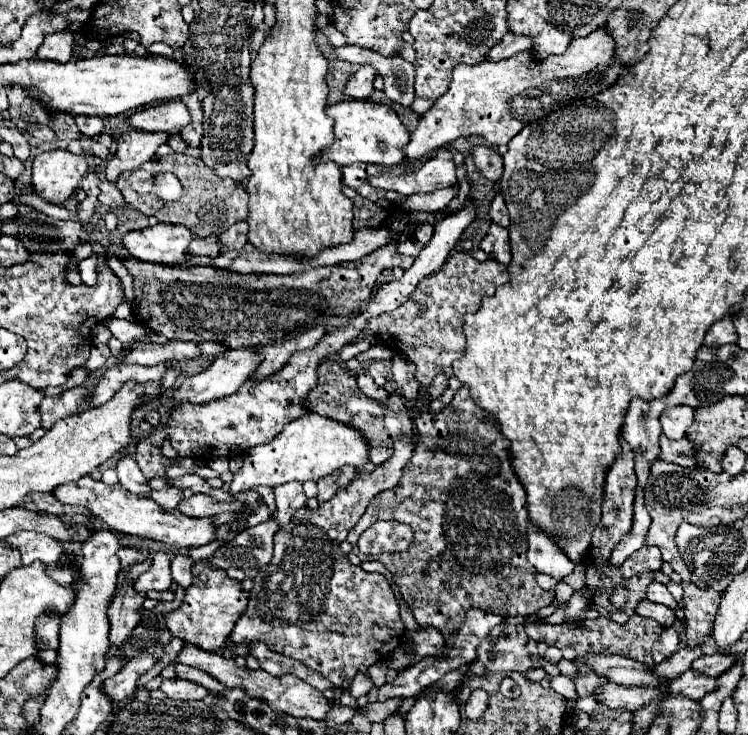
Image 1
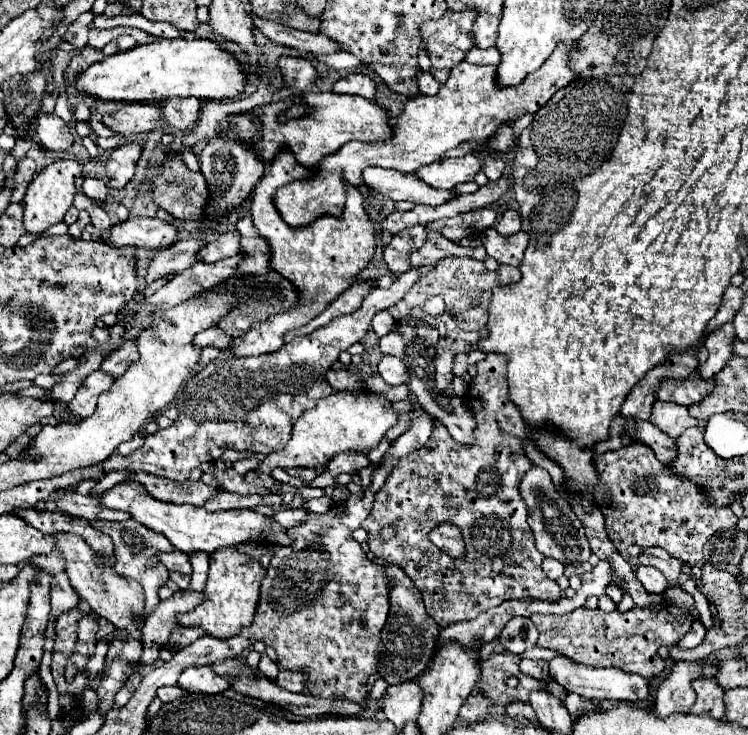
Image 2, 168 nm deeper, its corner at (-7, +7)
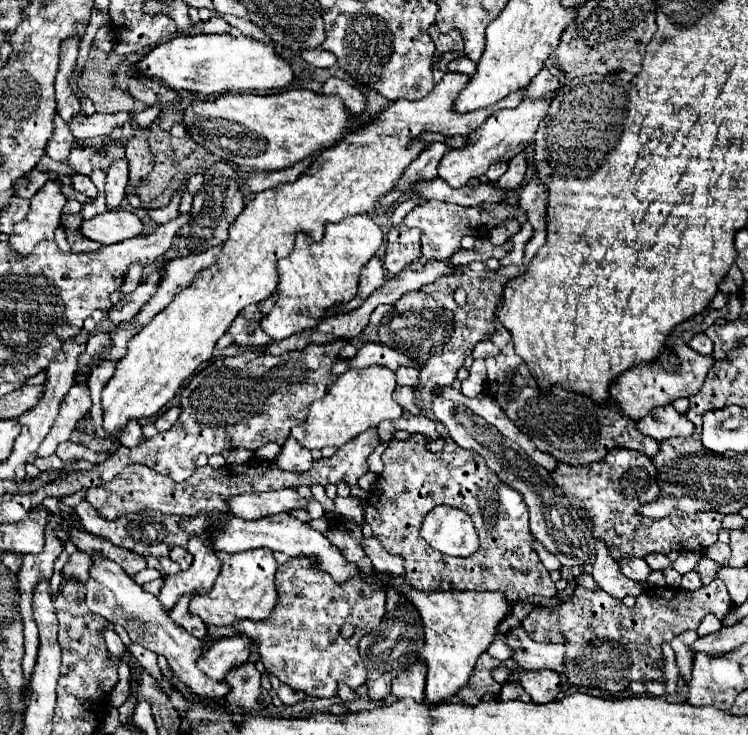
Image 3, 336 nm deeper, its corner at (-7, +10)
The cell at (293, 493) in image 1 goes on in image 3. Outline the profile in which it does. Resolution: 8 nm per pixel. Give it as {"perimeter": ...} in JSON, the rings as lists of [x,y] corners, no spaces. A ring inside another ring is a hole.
{"perimeter":[[[286,440],[282,446],[276,464],[282,470],[296,470],[296,472],[306,472],[312,468],[312,454],[306,448],[300,448],[296,440]]]}

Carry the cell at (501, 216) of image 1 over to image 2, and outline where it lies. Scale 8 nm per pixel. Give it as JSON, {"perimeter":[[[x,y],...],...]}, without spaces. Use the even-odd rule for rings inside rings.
{"perimeter":[[[506,211],[502,217],[500,217],[500,221],[496,223],[496,231],[500,233],[500,235],[504,235],[504,237],[508,237],[508,235],[514,235],[514,233],[518,233],[520,231],[520,215],[516,213],[516,211]]]}

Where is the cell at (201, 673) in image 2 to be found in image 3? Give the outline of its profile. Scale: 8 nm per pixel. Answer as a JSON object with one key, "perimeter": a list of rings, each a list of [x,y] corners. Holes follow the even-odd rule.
{"perimeter":[[[238,634],[234,638],[220,638],[212,648],[208,648],[196,662],[196,666],[212,680],[224,682],[226,674],[248,662],[250,656],[250,638]]]}

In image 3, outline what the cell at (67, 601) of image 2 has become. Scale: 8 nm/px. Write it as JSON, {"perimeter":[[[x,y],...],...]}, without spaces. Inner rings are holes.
{"perimeter":[[[74,552],[62,568],[64,580],[80,580],[80,576],[88,574],[88,556],[84,552]]]}

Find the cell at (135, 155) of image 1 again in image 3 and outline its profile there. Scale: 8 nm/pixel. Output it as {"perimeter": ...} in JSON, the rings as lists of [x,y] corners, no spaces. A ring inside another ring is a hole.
{"perimeter":[[[118,158],[108,168],[106,176],[106,204],[108,210],[118,208],[128,186],[128,158]]]}

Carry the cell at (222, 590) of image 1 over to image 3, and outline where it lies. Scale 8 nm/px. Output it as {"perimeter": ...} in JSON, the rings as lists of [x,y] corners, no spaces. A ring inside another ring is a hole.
{"perimeter":[[[260,548],[256,552],[236,552],[236,554],[216,552],[216,556],[222,560],[220,576],[212,592],[204,596],[194,596],[190,600],[190,614],[214,626],[230,626],[244,618],[254,622],[264,620],[276,606],[276,598],[278,598],[274,588],[274,574],[278,570],[278,564],[272,552]]]}

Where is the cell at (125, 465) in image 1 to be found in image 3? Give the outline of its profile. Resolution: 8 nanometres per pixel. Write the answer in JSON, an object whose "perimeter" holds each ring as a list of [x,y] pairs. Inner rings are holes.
{"perimeter":[[[128,422],[128,428],[124,430],[124,436],[120,436],[120,444],[122,446],[128,446],[128,448],[134,448],[138,446],[140,442],[144,440],[142,436],[142,428],[140,428],[140,422]]]}

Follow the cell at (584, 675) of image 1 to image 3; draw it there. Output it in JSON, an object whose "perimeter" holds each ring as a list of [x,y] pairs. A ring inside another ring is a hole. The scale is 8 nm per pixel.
{"perimeter":[[[714,578],[708,586],[694,592],[682,588],[648,588],[636,598],[634,608],[628,608],[622,600],[610,598],[606,592],[592,592],[578,588],[570,602],[560,608],[534,608],[522,626],[534,642],[552,644],[562,642],[568,650],[568,682],[578,686],[602,688],[608,692],[622,692],[630,682],[648,682],[660,676],[664,666],[660,646],[672,642],[674,636],[684,630],[698,630],[706,614],[724,618],[730,610],[730,594],[726,584]]]}

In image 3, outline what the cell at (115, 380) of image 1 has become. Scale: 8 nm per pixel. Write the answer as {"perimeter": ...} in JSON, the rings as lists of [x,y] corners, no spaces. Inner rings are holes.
{"perimeter":[[[86,382],[74,384],[60,404],[60,414],[52,426],[52,432],[44,438],[44,442],[40,444],[38,452],[32,458],[36,458],[36,456],[46,458],[46,456],[54,454],[58,444],[66,442],[70,438],[78,420],[82,420],[84,416],[90,414],[90,408],[92,408],[92,398],[88,392],[88,384]]]}

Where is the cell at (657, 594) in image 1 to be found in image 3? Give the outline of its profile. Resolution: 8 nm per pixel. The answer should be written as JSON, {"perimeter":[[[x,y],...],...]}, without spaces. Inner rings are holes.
{"perimeter":[[[626,558],[626,560],[620,560],[620,568],[622,568],[622,572],[628,578],[632,578],[636,582],[646,582],[648,576],[652,574],[652,568],[642,558],[630,558],[630,560]]]}

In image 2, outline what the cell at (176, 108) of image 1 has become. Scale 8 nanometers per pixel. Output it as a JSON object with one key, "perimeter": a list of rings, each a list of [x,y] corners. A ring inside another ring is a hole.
{"perimeter":[[[132,103],[124,105],[120,111],[112,115],[104,115],[102,123],[114,133],[120,135],[134,135],[134,133],[144,133],[154,129],[162,119],[160,105],[142,105],[142,103]]]}

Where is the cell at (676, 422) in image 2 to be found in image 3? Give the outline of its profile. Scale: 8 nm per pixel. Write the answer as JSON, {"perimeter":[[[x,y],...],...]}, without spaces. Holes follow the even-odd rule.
{"perimeter":[[[664,404],[650,410],[638,420],[638,426],[644,434],[658,442],[672,436],[690,436],[694,432],[694,424],[684,414],[676,412],[672,404]]]}

